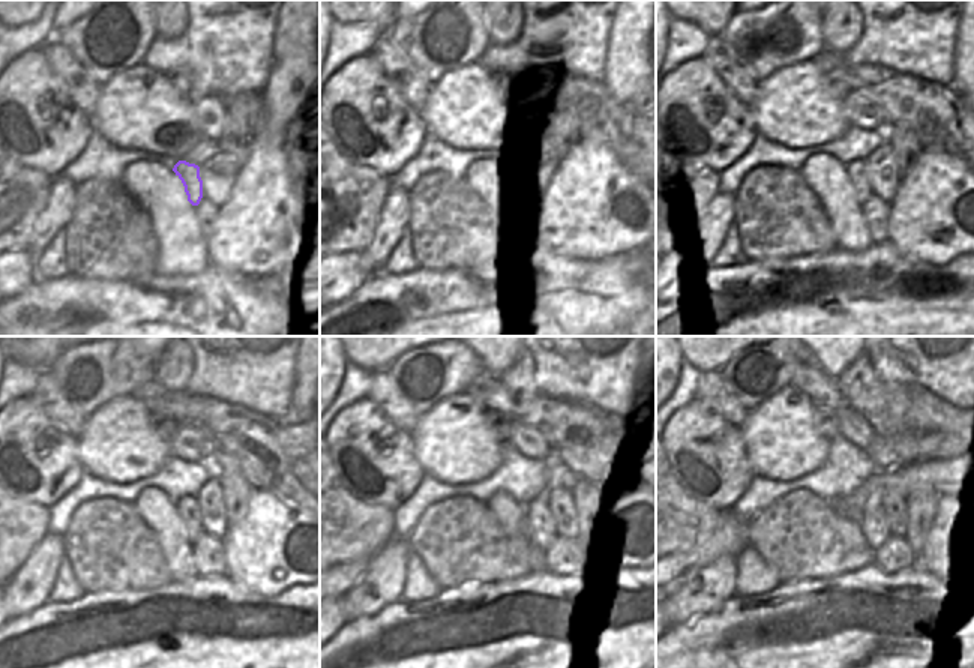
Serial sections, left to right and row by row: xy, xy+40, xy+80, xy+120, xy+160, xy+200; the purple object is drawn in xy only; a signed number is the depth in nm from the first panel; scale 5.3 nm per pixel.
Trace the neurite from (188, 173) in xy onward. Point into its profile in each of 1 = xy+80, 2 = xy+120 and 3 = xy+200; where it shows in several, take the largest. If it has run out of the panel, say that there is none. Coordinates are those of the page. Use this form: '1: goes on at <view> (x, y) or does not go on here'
1: goes on at xy+80 (856, 170)
2: goes on at xy+120 (186, 508)
3: goes on at xy+200 (872, 521)

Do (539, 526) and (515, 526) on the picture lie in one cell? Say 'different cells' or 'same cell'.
different cells

